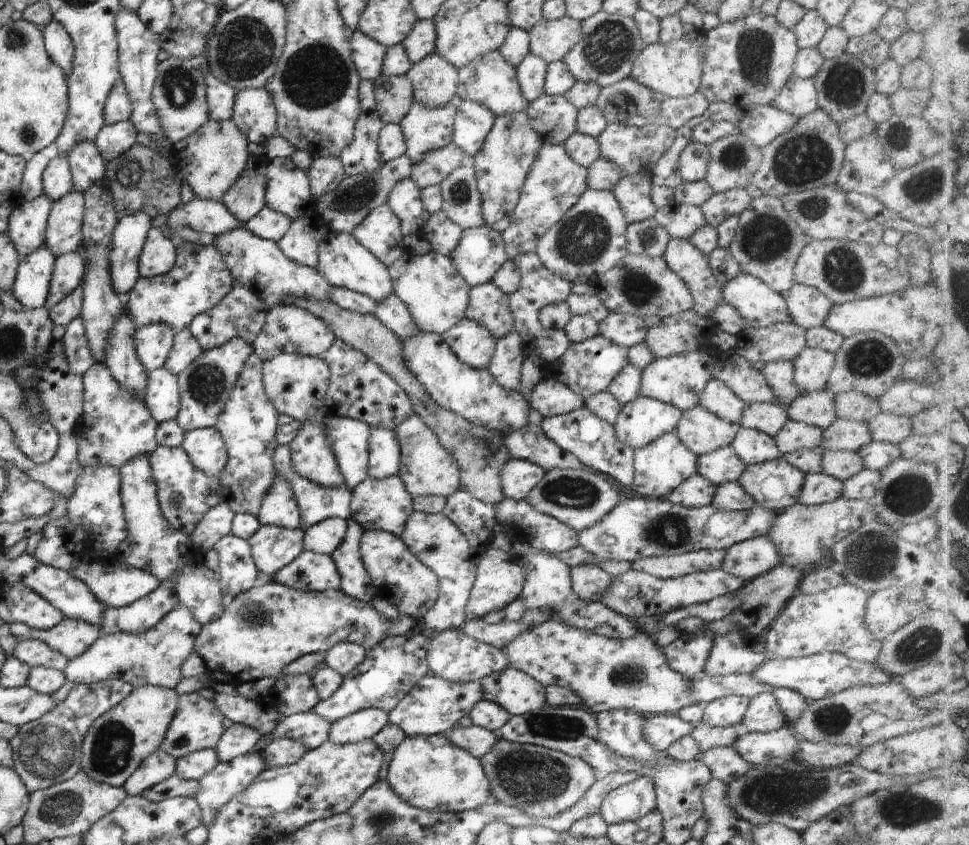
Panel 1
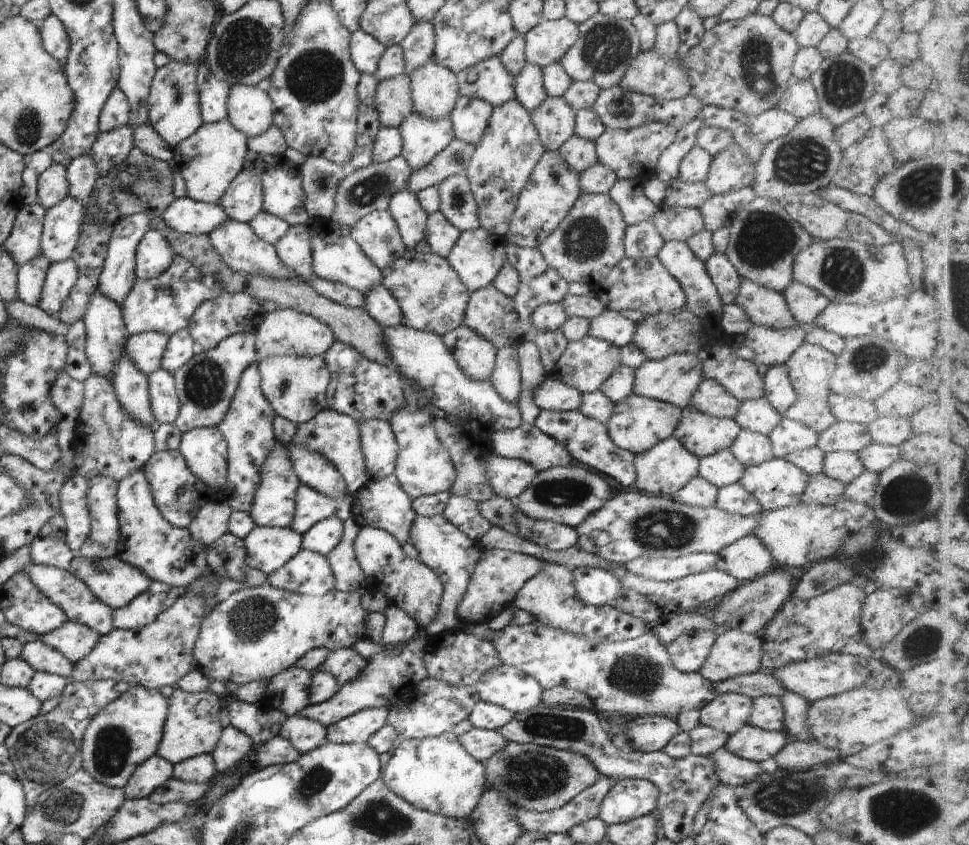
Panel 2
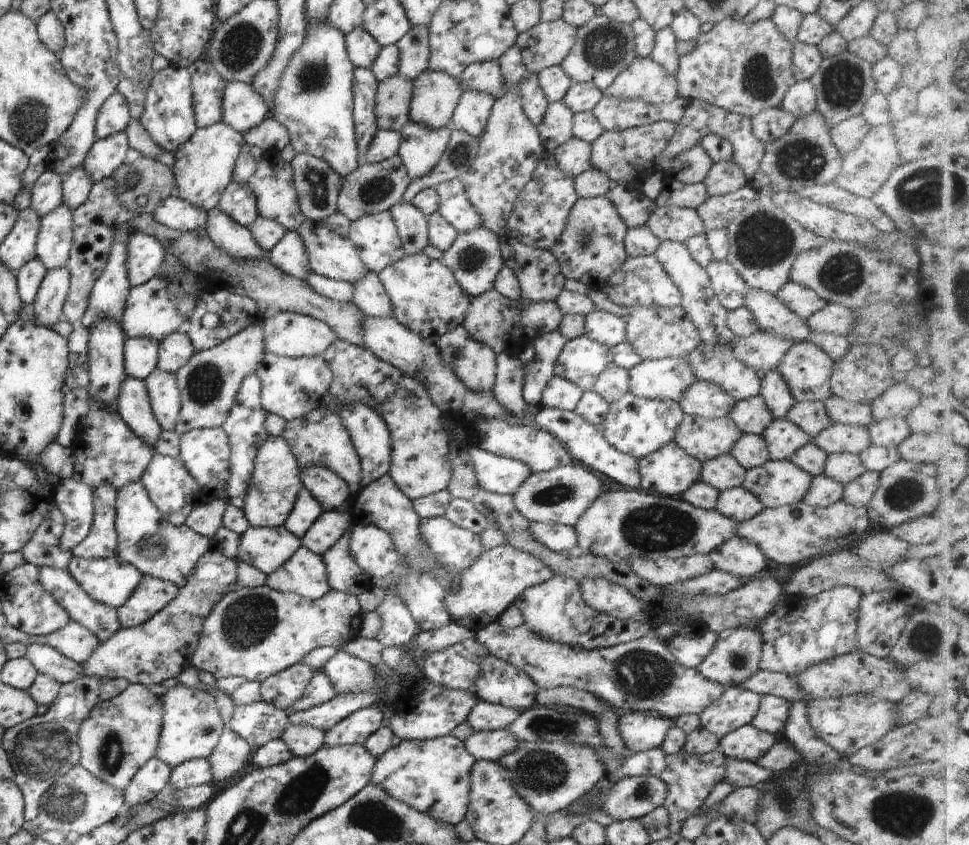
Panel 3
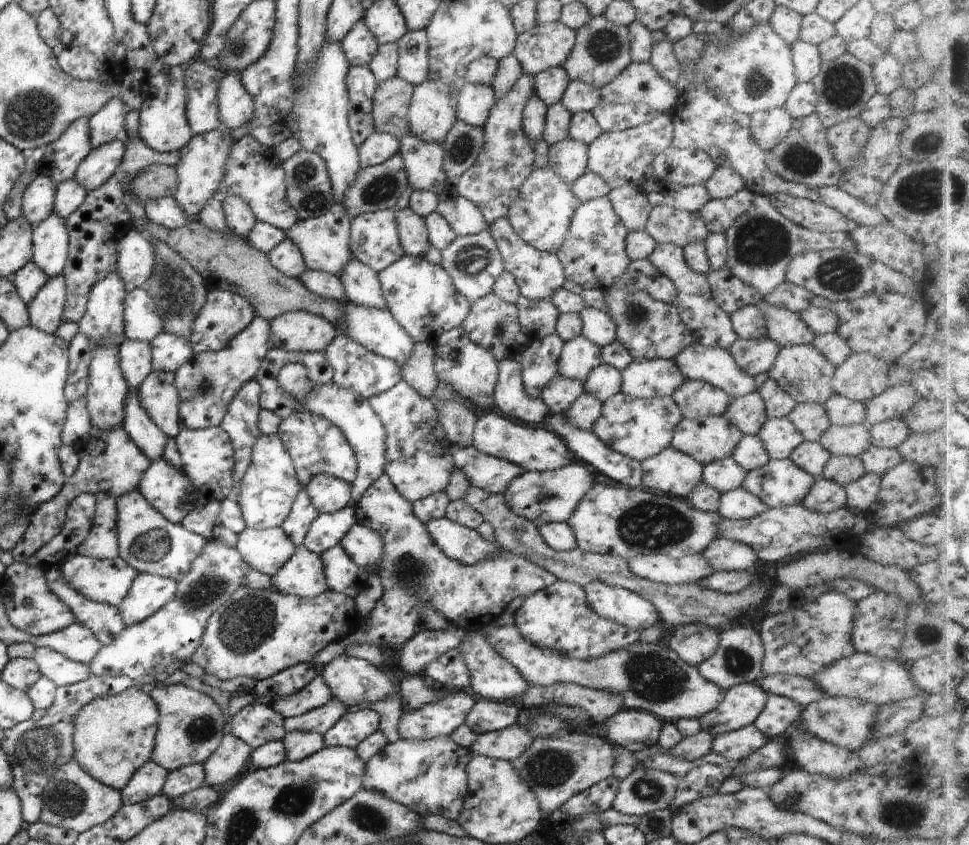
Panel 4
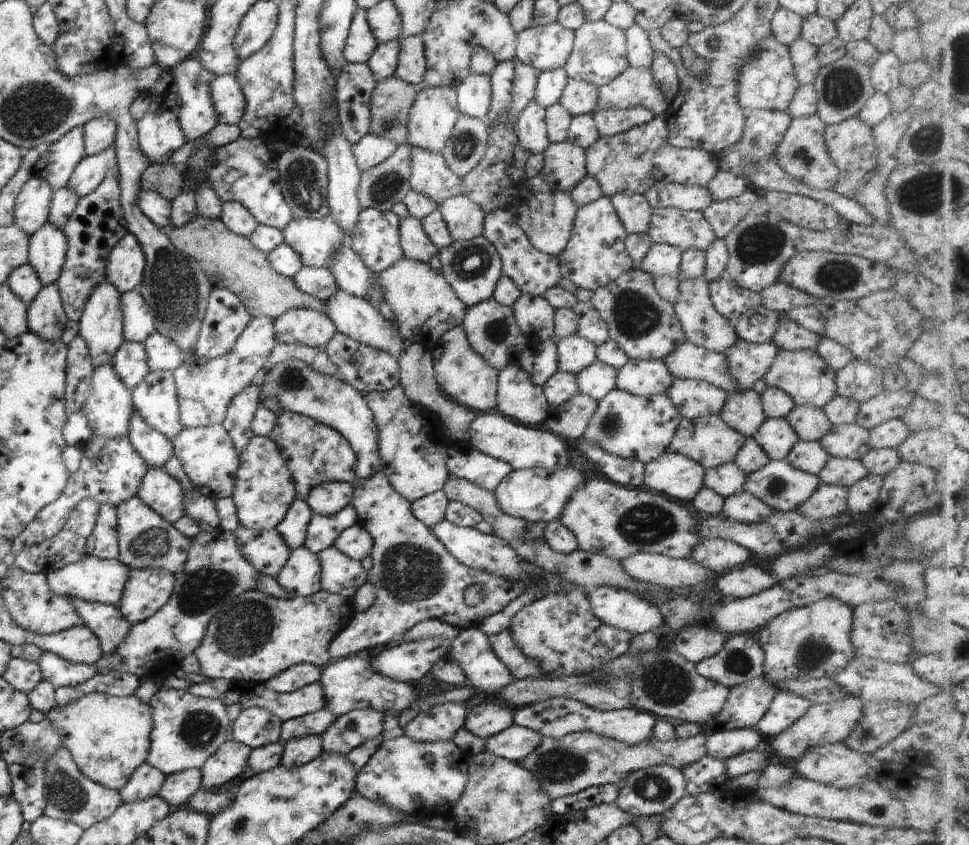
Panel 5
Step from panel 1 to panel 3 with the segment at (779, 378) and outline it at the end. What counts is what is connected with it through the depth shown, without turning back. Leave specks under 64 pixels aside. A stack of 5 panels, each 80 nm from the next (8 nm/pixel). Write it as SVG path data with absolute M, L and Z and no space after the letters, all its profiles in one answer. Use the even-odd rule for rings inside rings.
M775 369L763 376L758 395L764 400L773 419L784 417L795 403L783 377Z

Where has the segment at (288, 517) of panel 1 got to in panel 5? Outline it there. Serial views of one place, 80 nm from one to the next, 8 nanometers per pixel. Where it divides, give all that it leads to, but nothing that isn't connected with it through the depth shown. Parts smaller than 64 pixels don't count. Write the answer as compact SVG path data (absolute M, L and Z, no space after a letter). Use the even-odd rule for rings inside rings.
M251 437L238 454L239 466L235 471L230 497L241 527L254 531L274 529L283 520L288 506L293 501L295 489L286 462L277 446L269 437Z

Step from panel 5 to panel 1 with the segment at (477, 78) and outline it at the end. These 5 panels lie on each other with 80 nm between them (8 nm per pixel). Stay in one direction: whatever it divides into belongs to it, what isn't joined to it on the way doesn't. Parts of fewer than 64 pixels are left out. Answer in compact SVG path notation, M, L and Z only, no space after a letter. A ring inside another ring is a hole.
M452 98L455 109L452 142L465 151L469 160L482 147L494 121L494 114L482 104Z

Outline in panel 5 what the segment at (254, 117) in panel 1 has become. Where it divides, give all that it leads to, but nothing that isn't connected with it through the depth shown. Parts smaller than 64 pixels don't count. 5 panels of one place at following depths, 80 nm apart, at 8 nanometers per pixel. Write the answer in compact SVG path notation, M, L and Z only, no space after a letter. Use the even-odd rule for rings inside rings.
M217 75L210 80L209 88L216 122L235 125L244 113L245 99L234 75Z

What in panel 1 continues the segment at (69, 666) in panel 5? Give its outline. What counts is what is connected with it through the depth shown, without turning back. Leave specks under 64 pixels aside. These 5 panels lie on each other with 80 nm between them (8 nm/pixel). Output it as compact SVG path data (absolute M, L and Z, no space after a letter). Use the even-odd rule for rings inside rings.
M37 639L18 640L6 649L9 656L24 662L28 667L43 667L63 672L68 661L62 654L51 650L43 641Z

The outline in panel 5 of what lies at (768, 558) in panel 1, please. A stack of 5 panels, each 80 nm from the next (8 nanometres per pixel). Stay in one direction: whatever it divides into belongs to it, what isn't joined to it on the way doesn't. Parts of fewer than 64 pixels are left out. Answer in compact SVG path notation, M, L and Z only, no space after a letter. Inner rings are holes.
M701 539L700 543L691 547L687 558L707 567L715 574L720 574L729 569L739 568L752 556L750 551L733 541Z

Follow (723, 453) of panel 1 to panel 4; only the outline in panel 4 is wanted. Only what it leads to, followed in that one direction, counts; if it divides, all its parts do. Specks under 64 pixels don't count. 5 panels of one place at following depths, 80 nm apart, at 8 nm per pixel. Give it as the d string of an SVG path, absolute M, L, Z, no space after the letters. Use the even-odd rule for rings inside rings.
M731 457L702 465L702 482L719 494L739 488L745 478L744 471Z

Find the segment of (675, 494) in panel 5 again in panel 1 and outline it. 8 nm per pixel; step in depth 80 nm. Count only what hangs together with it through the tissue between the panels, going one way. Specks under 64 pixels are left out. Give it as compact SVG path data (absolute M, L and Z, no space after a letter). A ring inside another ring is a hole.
M674 432L664 434L646 444L643 448L632 450L632 483L629 490L639 496L663 499L677 488L686 478L696 473L697 457L678 438Z

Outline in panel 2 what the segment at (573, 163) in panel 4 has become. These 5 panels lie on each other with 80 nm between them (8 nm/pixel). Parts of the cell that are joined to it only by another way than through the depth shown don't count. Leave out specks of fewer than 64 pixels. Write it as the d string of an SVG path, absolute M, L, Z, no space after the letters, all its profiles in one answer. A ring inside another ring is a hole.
M573 134L557 150L561 160L576 173L596 163L593 141Z

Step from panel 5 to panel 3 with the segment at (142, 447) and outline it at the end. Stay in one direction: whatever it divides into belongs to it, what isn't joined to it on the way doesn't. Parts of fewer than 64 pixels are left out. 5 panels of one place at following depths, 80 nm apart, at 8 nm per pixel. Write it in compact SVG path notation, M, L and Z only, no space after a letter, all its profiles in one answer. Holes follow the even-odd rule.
M126 374L117 395L116 413L152 451L157 442L161 427L153 418L144 382Z

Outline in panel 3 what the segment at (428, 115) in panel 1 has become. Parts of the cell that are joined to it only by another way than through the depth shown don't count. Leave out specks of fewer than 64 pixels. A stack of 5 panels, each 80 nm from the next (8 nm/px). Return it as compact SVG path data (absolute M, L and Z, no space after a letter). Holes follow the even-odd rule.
M409 120L399 134L401 142L397 155L403 163L409 182L431 172L443 154L450 135L448 127L425 129Z

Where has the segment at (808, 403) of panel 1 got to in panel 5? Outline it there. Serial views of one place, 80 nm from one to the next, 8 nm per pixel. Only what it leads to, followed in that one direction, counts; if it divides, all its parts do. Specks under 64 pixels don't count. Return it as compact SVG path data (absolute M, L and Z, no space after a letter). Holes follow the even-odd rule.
M793 407L784 418L799 441L818 441L831 427L824 412L815 407Z

